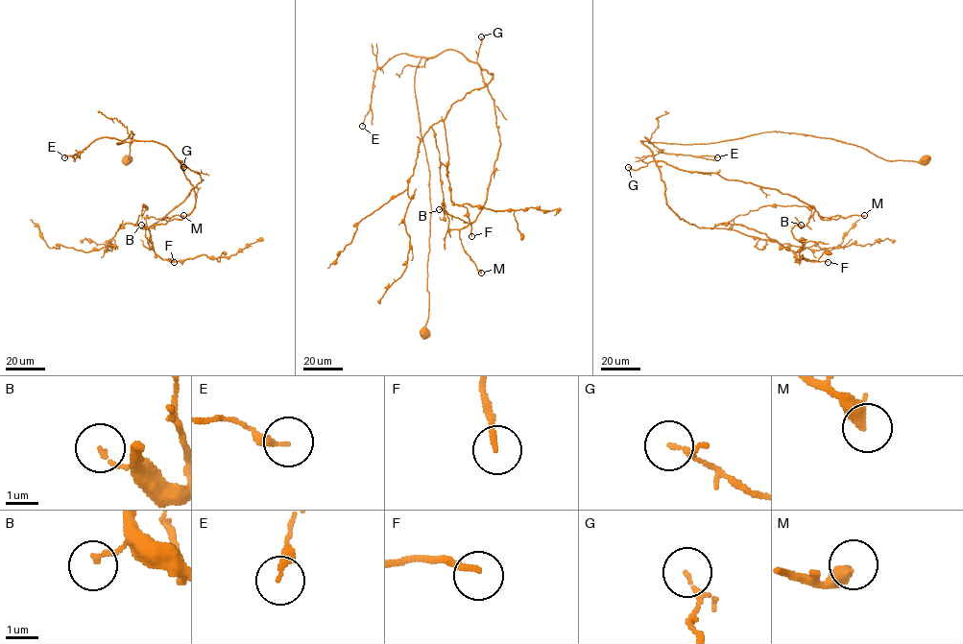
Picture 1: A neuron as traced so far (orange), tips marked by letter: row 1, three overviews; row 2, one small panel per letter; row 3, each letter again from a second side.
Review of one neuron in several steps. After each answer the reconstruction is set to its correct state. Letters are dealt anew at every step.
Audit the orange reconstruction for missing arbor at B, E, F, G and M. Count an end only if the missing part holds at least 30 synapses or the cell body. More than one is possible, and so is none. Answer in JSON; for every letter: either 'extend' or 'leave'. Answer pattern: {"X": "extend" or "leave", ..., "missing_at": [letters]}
{"B": "leave", "E": "leave", "F": "leave", "G": "leave", "M": "leave", "missing_at": []}

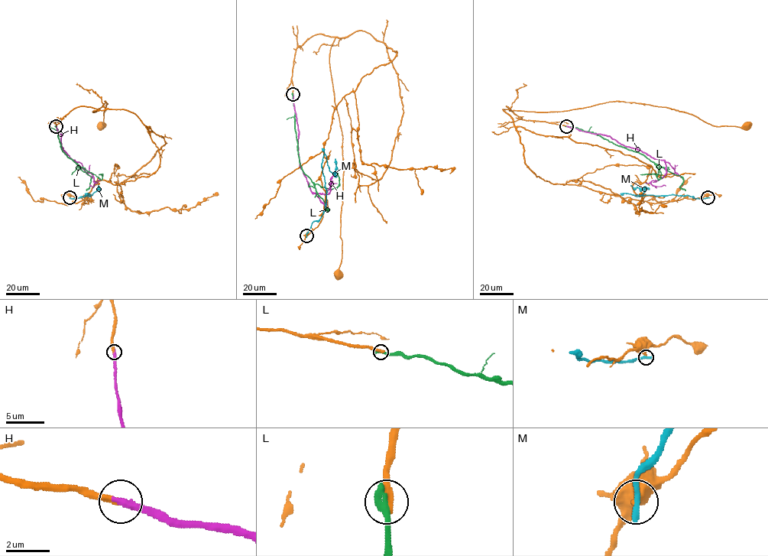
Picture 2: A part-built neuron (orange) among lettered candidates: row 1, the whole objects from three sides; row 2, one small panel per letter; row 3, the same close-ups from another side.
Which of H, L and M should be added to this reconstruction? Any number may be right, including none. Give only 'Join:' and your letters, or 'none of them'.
Join: H

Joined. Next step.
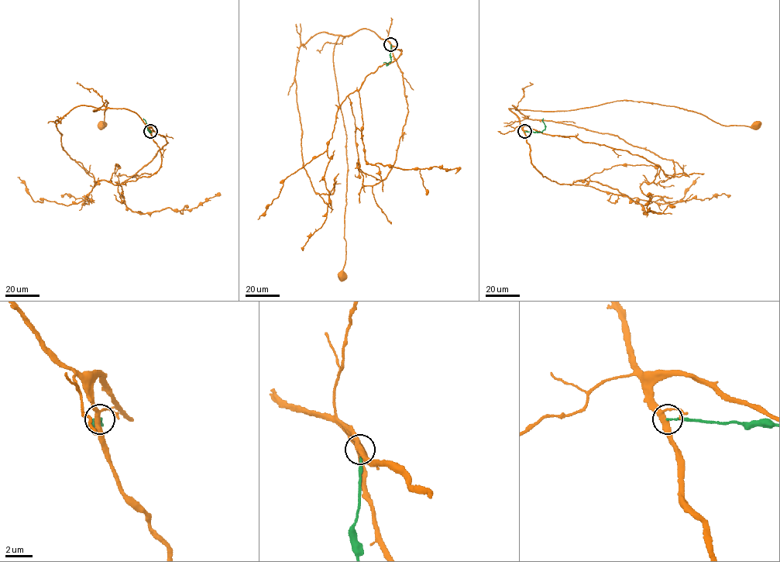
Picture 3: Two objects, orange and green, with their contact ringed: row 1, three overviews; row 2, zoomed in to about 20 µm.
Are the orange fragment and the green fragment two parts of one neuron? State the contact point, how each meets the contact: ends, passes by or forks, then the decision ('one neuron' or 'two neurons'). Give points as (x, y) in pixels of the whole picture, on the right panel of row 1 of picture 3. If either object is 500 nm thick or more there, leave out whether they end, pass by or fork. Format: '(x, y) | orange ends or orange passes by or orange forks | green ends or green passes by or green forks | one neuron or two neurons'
(524, 131) | orange forks | green ends | two neurons

